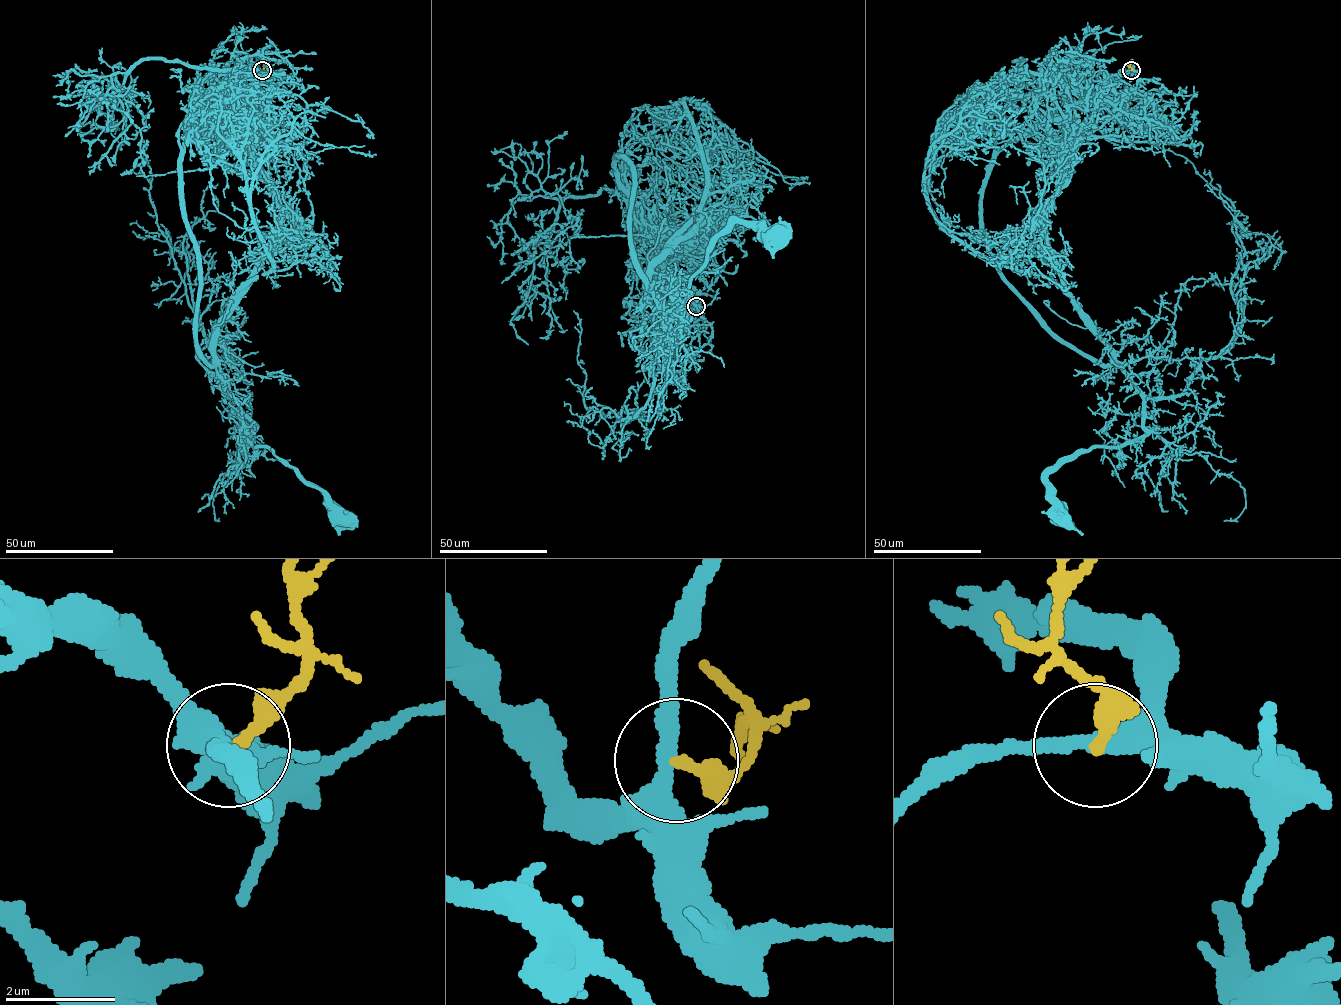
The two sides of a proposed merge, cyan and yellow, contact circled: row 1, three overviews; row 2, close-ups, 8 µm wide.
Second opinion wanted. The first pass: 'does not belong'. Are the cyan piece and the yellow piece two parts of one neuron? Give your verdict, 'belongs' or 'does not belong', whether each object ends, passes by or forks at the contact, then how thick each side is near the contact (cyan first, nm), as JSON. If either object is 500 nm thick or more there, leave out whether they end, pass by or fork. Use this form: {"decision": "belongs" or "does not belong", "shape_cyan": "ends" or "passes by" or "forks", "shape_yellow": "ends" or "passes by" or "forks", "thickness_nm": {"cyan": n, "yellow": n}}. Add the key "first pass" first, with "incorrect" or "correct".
{"first pass": "correct", "decision": "does not belong", "shape_cyan": "passes by", "shape_yellow": "ends", "thickness_nm": {"cyan": 340, "yellow": 280}}

